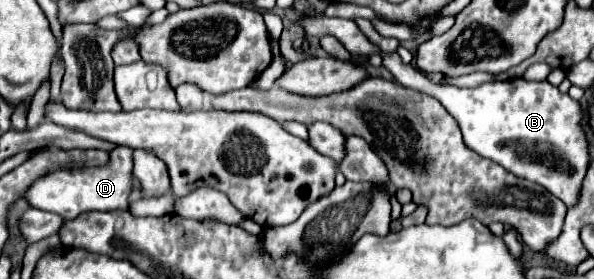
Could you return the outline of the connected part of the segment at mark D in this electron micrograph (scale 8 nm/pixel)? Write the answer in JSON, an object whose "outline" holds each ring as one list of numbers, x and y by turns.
{"outline":[[117,146,109,162,105,166,95,168,69,168,69,170,55,170,49,176,39,178,29,190,27,200,33,208,55,212,63,220,75,220,85,212,111,212,111,210,129,210,129,196,133,192,133,162,131,162,133,150,127,150,125,146]]}

